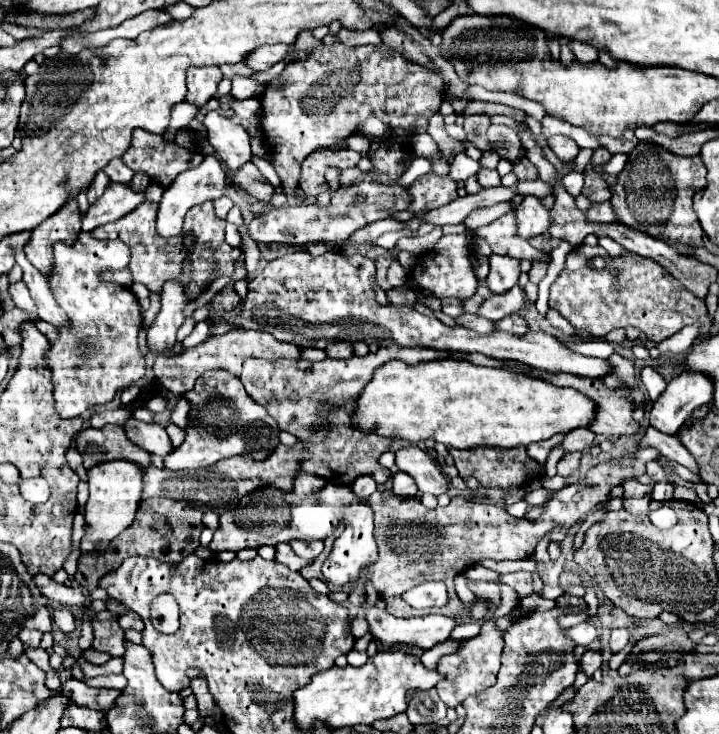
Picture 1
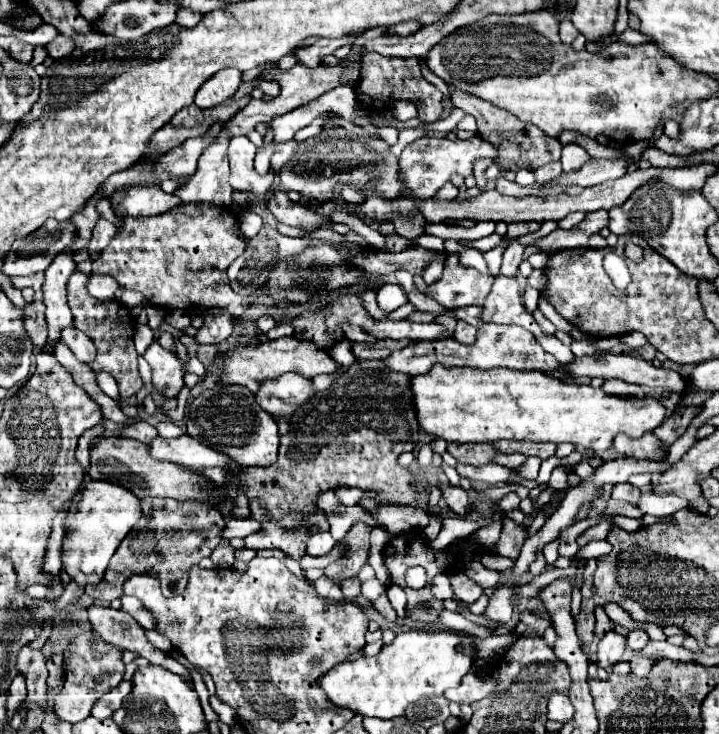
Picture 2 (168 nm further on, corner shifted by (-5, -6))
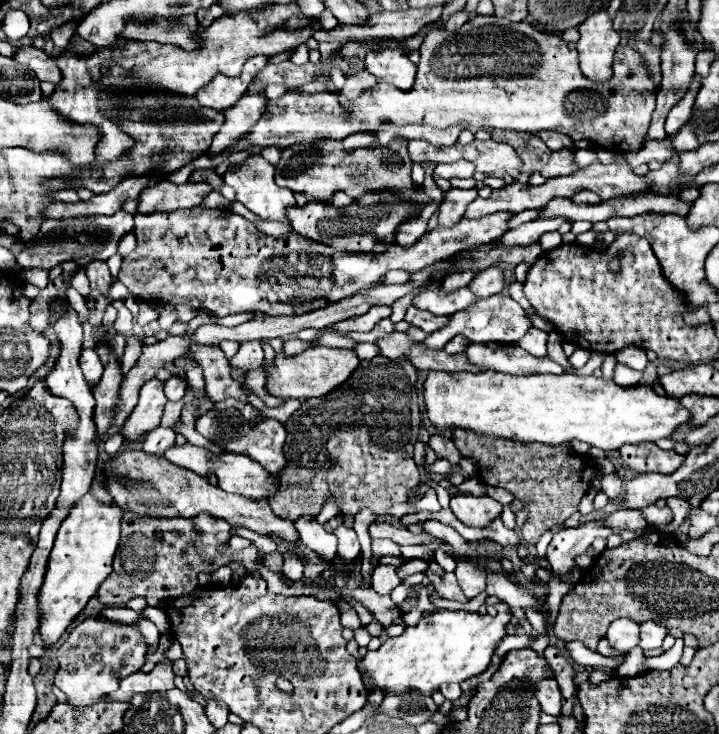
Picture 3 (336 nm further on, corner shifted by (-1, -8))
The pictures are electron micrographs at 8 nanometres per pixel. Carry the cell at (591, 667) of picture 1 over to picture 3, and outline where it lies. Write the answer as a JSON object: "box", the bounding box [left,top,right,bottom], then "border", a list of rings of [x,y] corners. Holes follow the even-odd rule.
{"box":[606,618,638,654],"border":[[[618,618],[610,624],[606,638],[614,650],[626,654],[638,644],[638,624],[628,618]]]}

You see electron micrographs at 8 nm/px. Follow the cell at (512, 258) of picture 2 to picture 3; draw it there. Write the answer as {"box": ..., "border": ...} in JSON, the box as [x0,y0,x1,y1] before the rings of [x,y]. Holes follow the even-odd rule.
{"box":[470,266,506,298],"border":[[[490,266],[488,270],[482,270],[476,280],[472,280],[470,290],[476,294],[476,298],[486,298],[492,294],[500,294],[506,286],[504,270],[498,266]]]}

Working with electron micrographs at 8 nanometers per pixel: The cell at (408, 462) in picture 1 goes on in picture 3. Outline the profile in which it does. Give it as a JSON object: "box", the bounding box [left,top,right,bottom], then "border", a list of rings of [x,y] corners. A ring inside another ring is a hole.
{"box":[450,494,502,528],"border":[[[456,494],[450,498],[450,510],[454,516],[466,524],[484,528],[502,512],[502,504],[490,496],[472,496],[472,494]]]}

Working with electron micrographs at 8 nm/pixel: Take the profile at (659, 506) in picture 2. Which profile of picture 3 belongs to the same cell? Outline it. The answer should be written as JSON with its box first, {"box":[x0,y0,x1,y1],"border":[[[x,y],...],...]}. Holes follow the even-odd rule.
{"box":[666,498,690,526],"border":[[[668,498],[666,504],[668,504],[668,508],[674,514],[674,526],[676,526],[676,522],[682,522],[684,516],[686,516],[686,512],[690,510],[690,504],[684,498]]]}

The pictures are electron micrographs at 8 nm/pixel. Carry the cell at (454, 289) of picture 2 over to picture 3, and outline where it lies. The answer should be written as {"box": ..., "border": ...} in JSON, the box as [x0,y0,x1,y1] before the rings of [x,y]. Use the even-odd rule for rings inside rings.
{"box":[412,284,476,316],"border":[[[432,284],[424,292],[414,296],[412,304],[416,308],[442,316],[442,314],[454,314],[460,310],[466,310],[474,300],[476,300],[476,296],[472,294],[472,290],[468,286],[458,288],[454,292],[444,292],[440,288],[440,284]]]}

